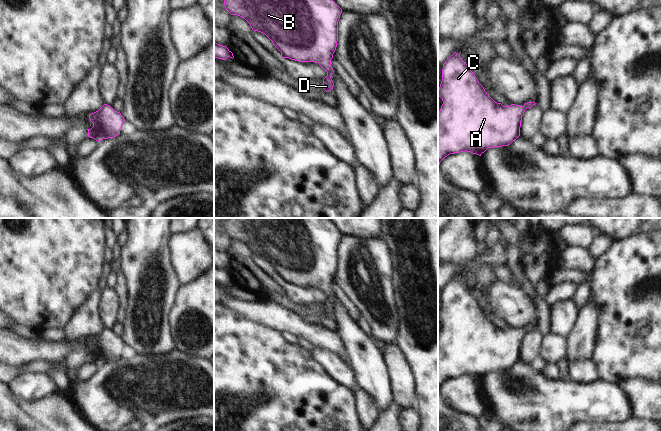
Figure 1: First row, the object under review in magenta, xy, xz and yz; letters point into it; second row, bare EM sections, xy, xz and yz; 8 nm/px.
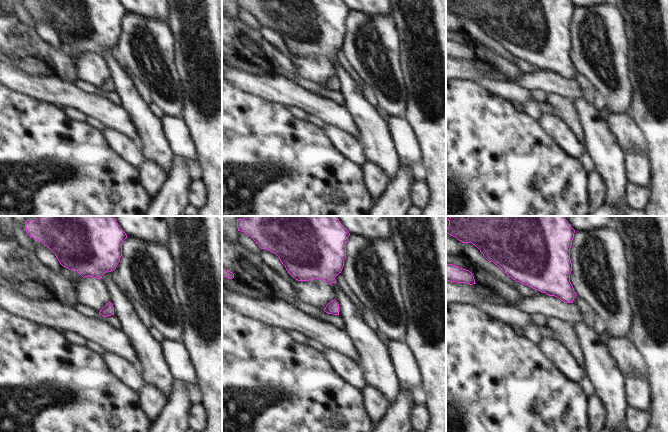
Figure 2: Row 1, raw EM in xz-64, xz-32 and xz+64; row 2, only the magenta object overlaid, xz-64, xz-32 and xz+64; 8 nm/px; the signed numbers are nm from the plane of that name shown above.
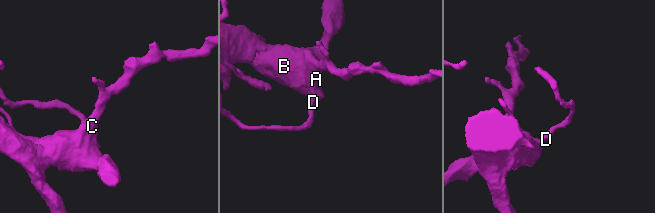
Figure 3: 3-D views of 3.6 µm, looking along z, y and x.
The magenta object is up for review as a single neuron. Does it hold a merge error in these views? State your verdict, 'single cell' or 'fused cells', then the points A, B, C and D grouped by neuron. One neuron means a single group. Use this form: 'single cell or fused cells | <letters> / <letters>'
single cell | A B C D

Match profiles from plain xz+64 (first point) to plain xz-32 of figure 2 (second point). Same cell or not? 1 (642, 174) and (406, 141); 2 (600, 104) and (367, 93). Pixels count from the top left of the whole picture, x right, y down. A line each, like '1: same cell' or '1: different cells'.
1: same cell
2: same cell

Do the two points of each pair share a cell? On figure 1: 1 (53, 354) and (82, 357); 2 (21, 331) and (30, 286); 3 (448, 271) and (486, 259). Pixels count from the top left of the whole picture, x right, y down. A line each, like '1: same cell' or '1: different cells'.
1: different cells
2: different cells
3: same cell

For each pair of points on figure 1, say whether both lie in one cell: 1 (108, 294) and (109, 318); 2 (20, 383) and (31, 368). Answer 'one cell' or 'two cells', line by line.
1: one cell
2: two cells

